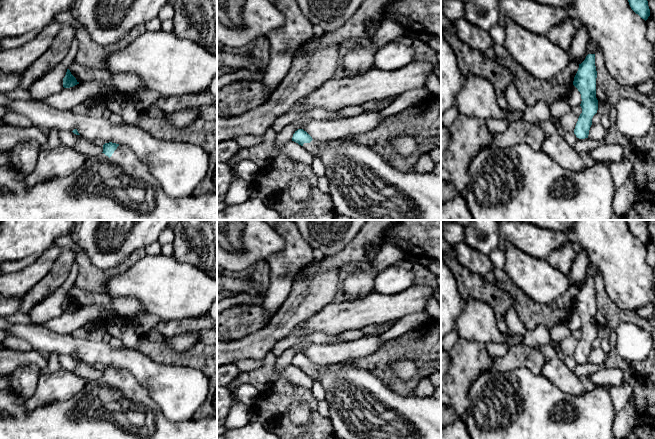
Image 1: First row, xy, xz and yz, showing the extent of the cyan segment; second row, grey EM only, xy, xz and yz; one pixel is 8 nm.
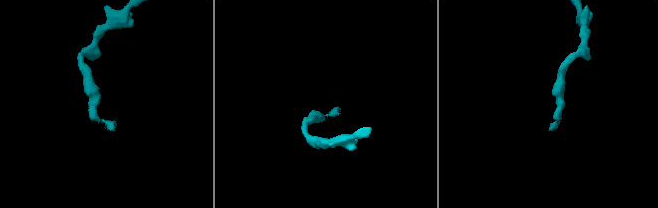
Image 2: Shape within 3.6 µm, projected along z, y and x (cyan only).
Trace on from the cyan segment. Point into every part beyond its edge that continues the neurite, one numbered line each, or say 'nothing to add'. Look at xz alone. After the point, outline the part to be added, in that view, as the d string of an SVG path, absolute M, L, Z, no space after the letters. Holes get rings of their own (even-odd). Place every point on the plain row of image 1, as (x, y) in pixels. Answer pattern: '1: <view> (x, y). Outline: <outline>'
1: xz (361, 406). Outline: M312 364L303 371L325 390L329 404L329 419L333 424L334 435L341 439L441 439L441 397L403 396L393 392L372 372L356 368L352 364Z

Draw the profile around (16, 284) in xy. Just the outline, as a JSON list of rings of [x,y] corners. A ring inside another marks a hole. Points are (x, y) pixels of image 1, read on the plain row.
[[[53,245],[44,251],[32,264],[20,271],[0,274],[0,296],[4,298],[22,298],[51,270],[62,248]]]

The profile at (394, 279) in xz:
[[[399,266],[382,270],[375,278],[374,292],[382,295],[396,295],[414,285],[413,272]]]

